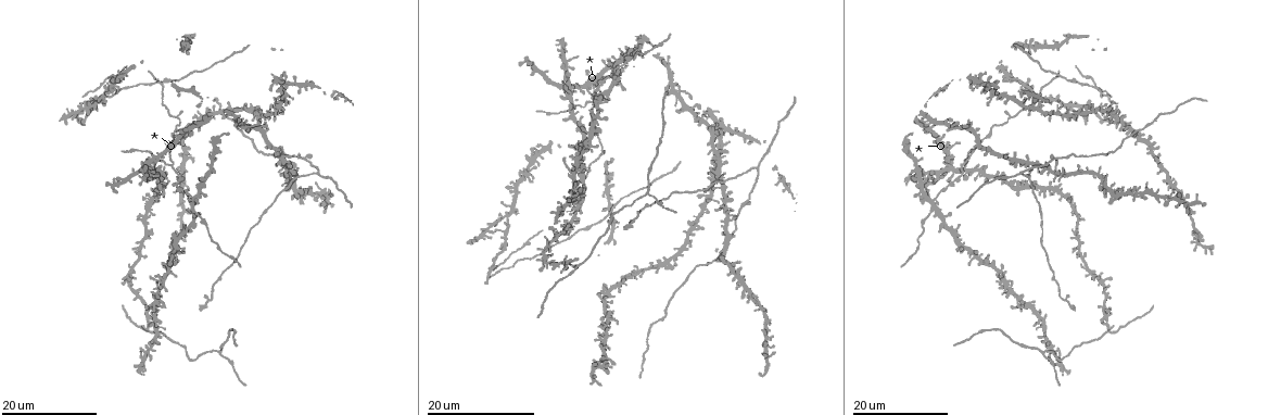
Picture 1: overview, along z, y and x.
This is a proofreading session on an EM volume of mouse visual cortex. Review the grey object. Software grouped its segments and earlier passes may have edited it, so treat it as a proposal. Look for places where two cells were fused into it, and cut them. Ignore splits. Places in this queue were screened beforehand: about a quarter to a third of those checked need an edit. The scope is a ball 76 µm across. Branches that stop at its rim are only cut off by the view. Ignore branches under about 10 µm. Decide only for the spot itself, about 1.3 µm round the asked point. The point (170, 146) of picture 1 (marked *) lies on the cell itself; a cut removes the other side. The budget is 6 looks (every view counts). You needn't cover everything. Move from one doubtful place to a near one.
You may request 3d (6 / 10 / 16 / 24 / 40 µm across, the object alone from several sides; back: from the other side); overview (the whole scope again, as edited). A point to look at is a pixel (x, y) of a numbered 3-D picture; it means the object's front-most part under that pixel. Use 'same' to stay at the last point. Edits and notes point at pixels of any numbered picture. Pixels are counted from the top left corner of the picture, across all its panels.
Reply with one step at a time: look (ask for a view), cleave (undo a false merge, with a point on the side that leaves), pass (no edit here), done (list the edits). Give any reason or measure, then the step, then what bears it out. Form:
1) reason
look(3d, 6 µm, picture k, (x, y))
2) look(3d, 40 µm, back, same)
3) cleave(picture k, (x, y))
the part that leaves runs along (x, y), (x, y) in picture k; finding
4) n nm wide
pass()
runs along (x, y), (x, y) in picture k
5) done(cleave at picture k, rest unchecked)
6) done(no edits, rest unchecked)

three-way junction
look(3d, 24 µm, picture 1, (577, 105))

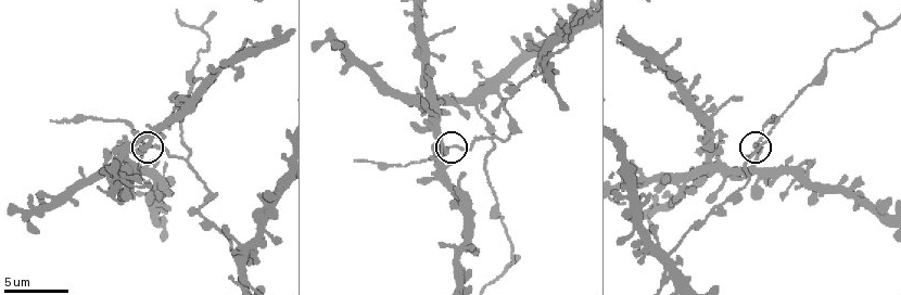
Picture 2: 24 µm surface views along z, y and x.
zoom in
look(3d, 6 µm, picture 2, (754, 144))

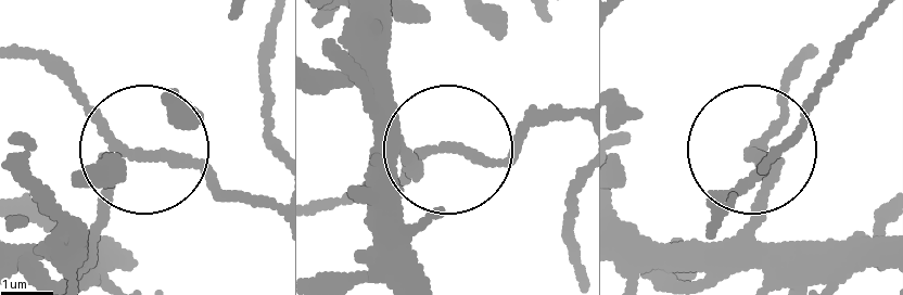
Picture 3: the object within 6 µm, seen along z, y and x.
pass()
one cell here

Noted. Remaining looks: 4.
four or more arms meet
look(3d, 6 µm, picture 2, (671, 277))

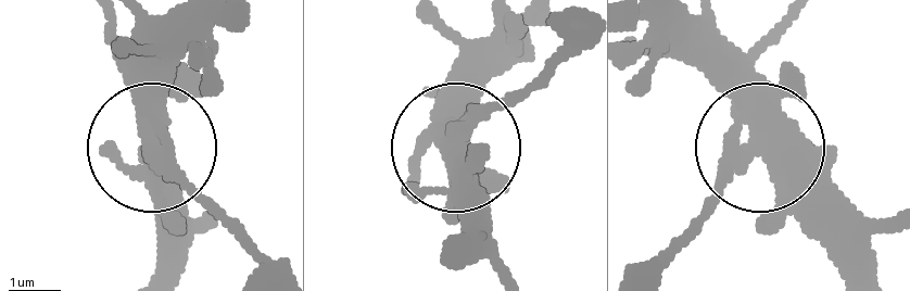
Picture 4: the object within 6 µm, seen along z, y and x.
side arm 19 µm; 4 arms
pass()
all the same cell

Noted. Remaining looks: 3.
looks like a crossing
look(3d, 24 µm, picture 1, (507, 216))

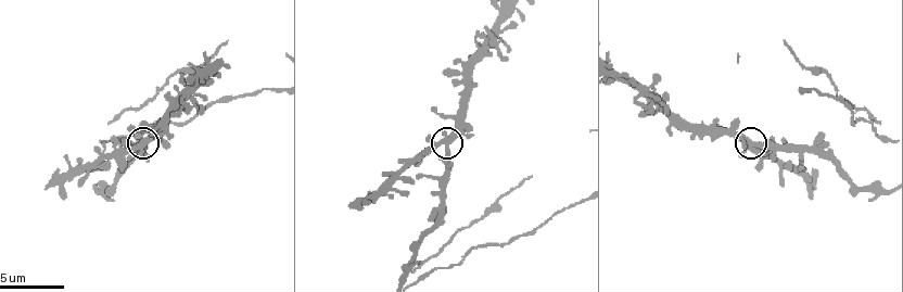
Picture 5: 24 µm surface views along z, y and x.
look(3d, 6 µm, picture 5, (138, 145))

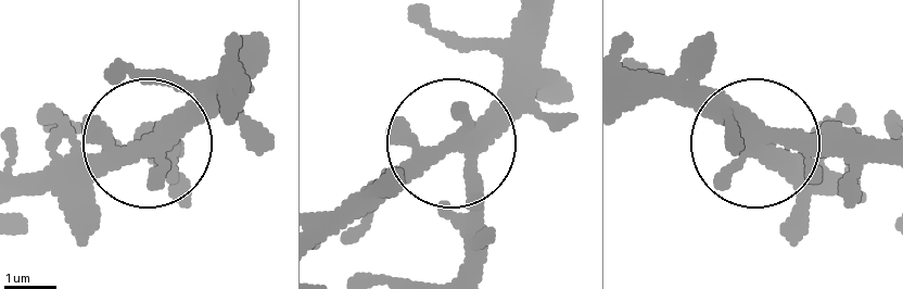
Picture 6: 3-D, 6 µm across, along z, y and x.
pass()
one cell here

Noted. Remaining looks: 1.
done(no edits, rest unchecked)

